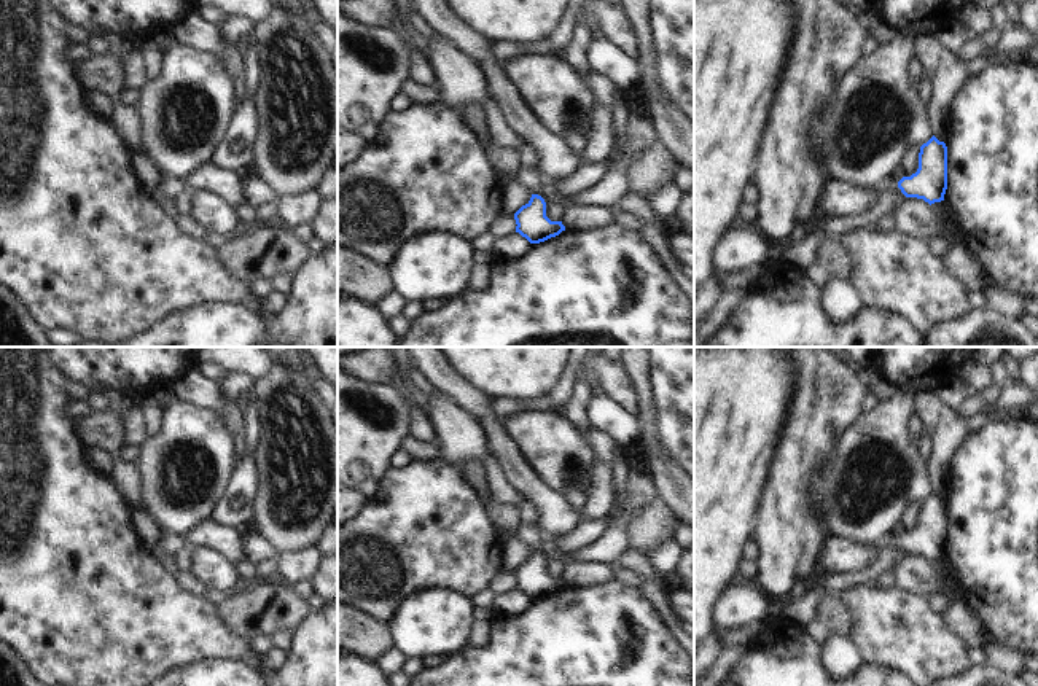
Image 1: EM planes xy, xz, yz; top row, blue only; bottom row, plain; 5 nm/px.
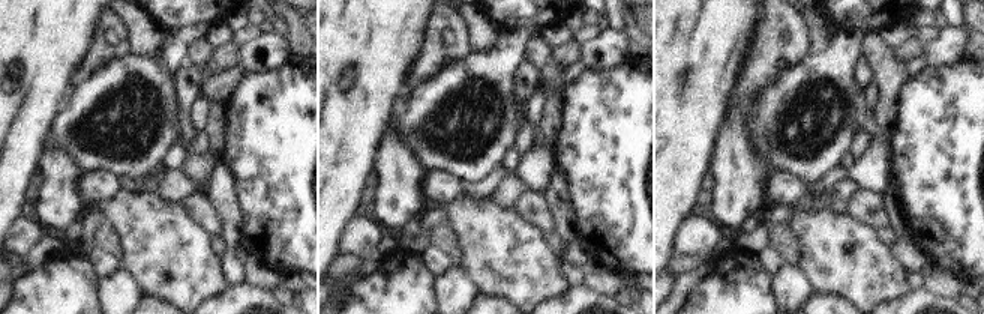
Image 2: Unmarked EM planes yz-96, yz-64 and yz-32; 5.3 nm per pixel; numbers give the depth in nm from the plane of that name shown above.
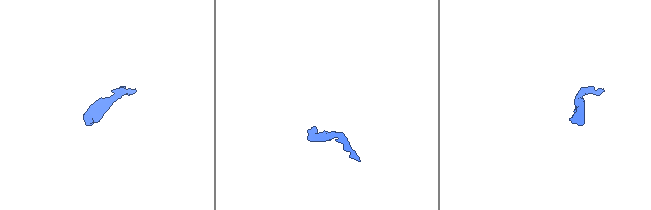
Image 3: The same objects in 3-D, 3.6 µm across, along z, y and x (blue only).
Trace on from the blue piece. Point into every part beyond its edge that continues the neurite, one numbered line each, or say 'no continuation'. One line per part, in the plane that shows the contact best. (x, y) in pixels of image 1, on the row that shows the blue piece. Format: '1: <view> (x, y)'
1: yz (887, 185)

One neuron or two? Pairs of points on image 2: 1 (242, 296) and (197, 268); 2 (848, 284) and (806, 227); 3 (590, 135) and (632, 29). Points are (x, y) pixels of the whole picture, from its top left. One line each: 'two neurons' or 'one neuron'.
1: two neurons
2: one neuron
3: two neurons

